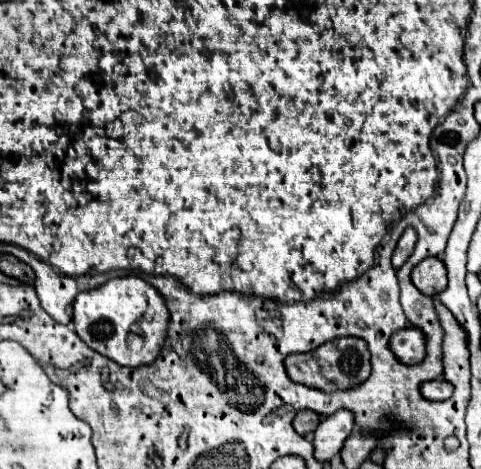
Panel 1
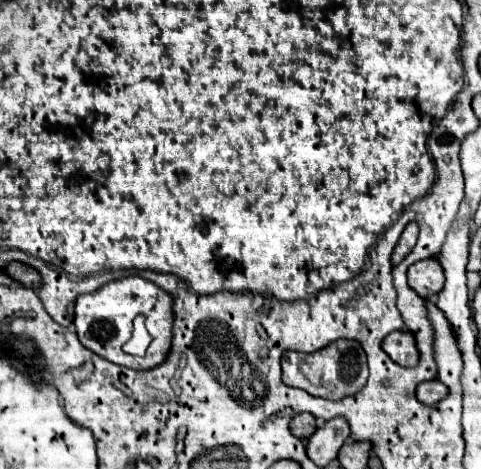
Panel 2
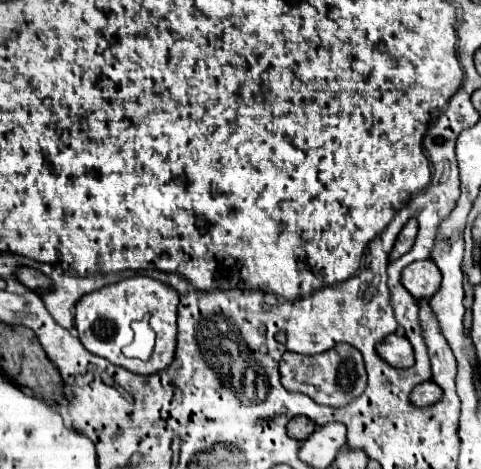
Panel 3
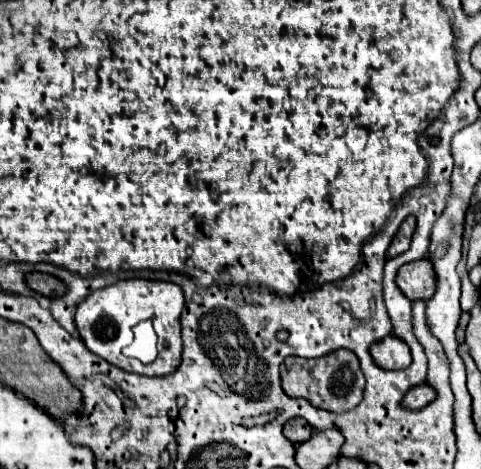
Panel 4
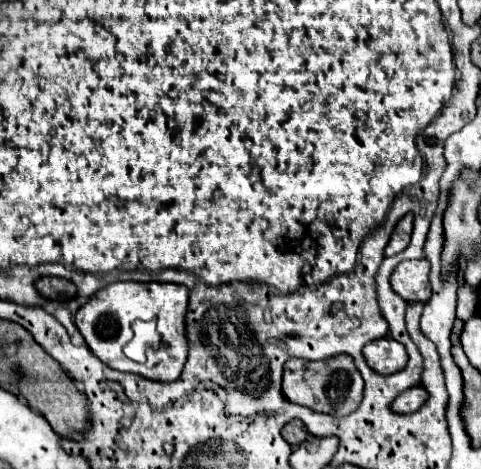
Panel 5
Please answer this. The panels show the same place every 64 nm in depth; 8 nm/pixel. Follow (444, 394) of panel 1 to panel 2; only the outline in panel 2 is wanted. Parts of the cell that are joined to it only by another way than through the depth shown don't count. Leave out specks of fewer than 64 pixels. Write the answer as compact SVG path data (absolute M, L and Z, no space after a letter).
M438 380L422 382L422 384L418 384L418 388L416 388L416 398L418 398L422 404L428 404L428 406L440 402L446 394L448 394L448 388L444 388L444 384L438 382Z

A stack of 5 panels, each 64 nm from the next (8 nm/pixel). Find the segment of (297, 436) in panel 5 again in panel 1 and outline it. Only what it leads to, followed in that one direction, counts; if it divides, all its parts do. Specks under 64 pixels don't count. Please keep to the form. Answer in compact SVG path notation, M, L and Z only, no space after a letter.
M302 410L300 414L296 414L294 418L294 430L298 434L308 434L308 432L314 432L316 426L320 424L320 416L316 412L308 412L308 410Z

